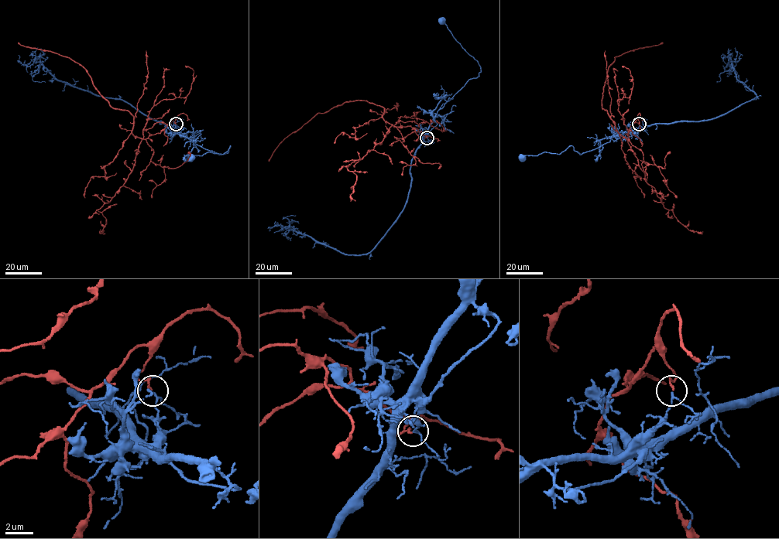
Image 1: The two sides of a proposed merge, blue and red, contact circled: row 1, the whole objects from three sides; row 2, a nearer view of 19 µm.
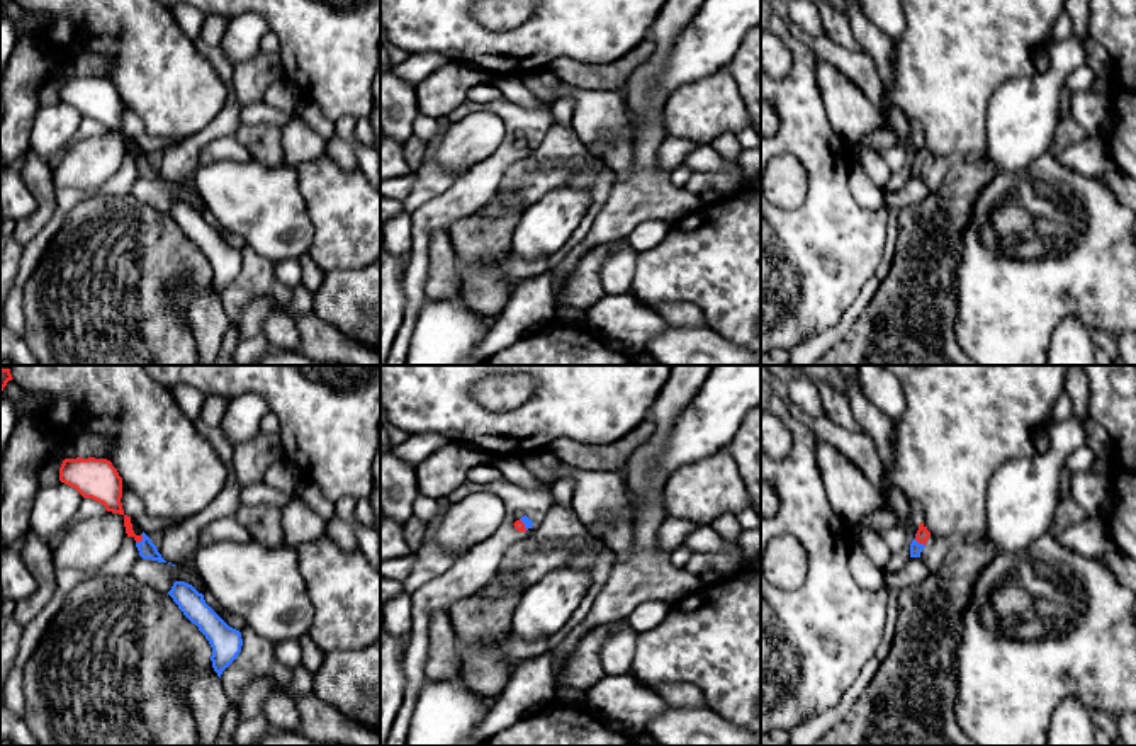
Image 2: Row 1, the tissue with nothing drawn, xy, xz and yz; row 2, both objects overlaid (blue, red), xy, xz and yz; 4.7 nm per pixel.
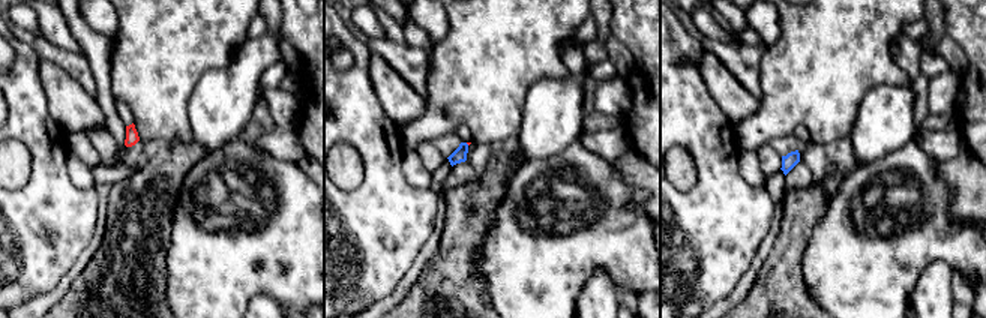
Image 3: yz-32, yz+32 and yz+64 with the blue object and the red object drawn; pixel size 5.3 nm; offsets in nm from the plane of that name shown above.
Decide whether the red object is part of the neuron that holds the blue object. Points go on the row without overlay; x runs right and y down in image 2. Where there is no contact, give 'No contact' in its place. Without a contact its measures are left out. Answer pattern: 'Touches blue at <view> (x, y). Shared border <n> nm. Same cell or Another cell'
Touches blue at xy (143, 158). Shared border 50 nm. Another cell

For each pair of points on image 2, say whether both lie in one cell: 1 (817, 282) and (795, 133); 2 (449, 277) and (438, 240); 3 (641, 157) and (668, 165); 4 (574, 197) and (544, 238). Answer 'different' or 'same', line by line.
1: same
2: same
3: different
4: same

